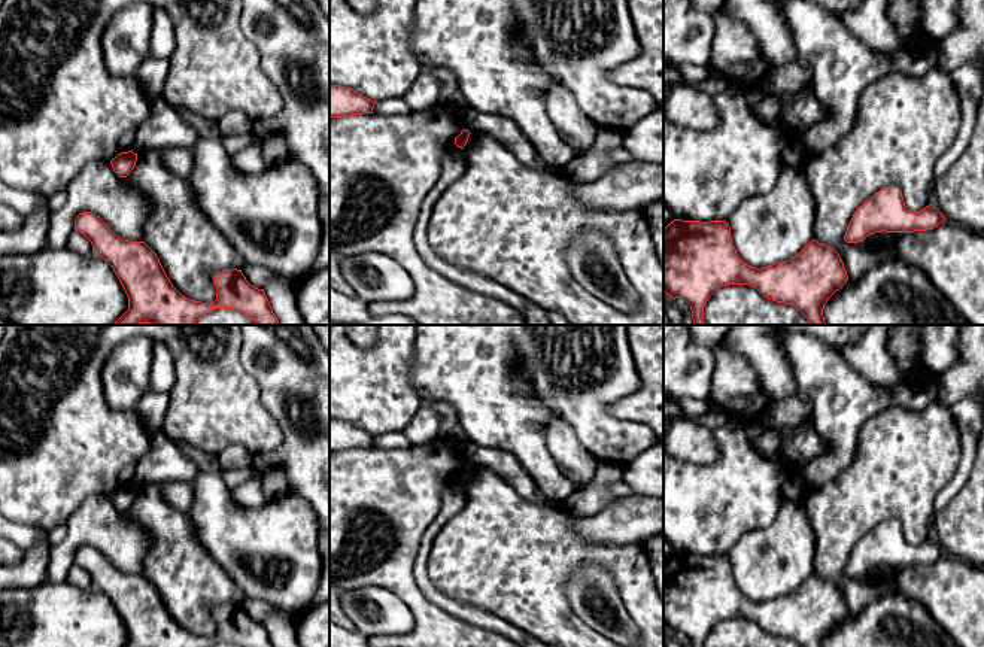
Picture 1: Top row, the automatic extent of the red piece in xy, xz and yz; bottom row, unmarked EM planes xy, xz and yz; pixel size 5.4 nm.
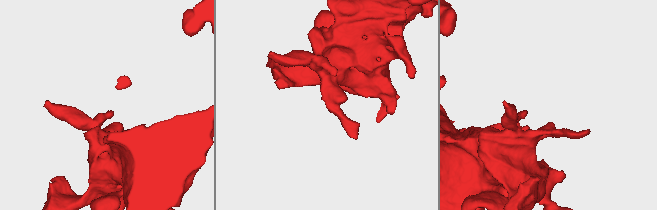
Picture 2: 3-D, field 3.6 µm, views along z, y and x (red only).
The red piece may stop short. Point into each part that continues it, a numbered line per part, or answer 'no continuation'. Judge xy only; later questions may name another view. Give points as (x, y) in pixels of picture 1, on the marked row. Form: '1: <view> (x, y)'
no continuation

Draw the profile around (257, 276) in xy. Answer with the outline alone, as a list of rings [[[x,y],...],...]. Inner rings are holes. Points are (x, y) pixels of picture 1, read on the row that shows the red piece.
[[[245,265],[242,268],[242,273],[246,277],[246,280],[258,289],[264,289],[271,282],[280,282],[283,285],[291,286],[295,291],[300,282],[300,279],[283,276],[259,265]]]

